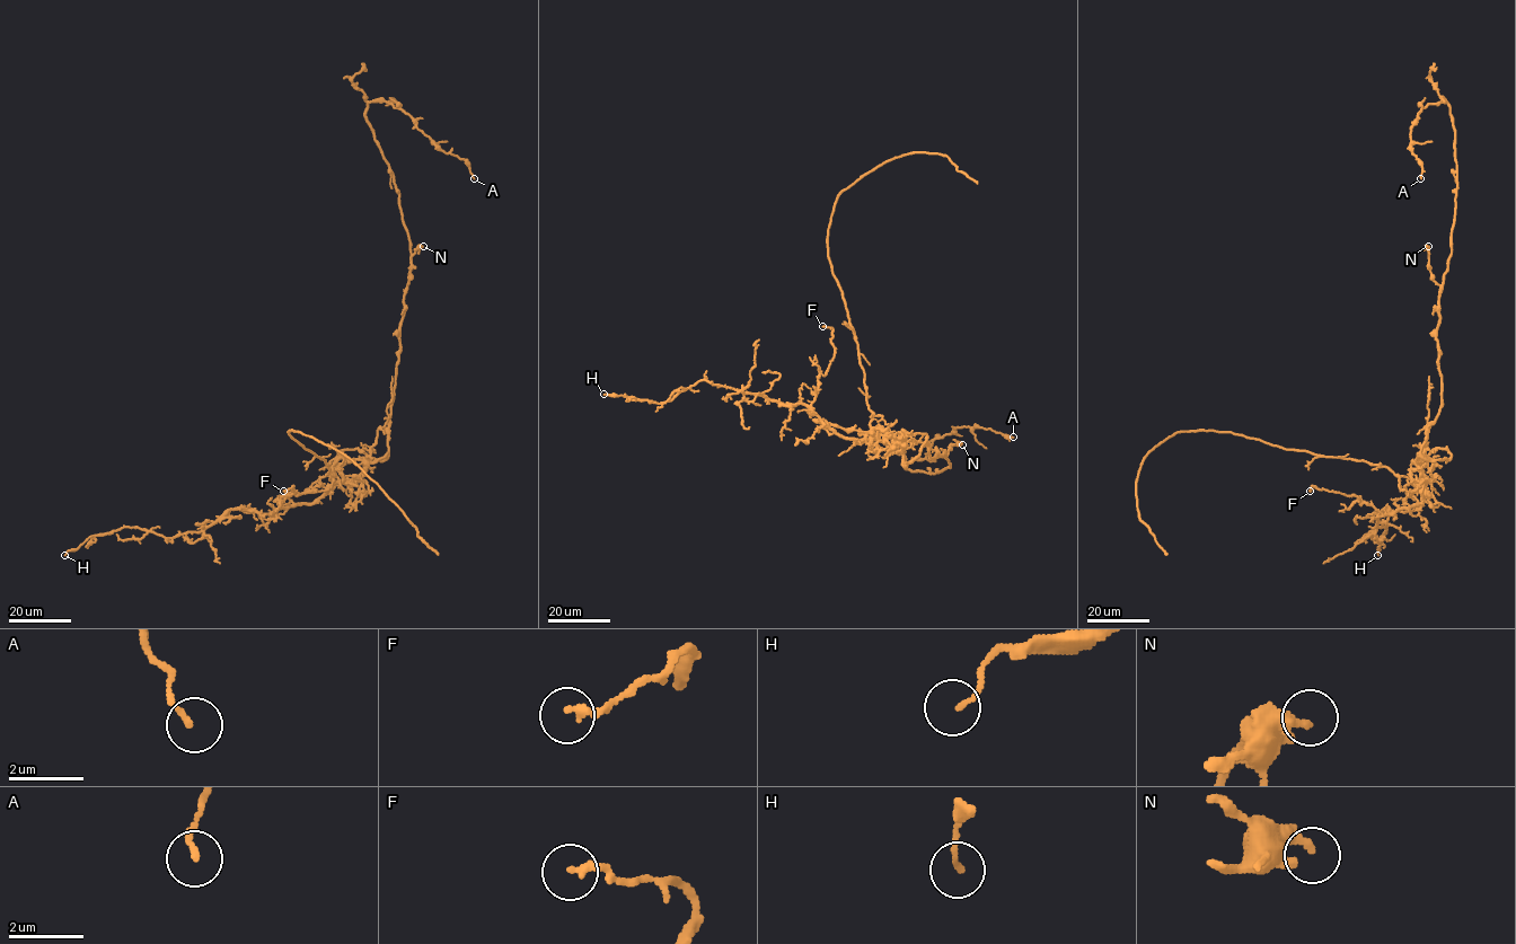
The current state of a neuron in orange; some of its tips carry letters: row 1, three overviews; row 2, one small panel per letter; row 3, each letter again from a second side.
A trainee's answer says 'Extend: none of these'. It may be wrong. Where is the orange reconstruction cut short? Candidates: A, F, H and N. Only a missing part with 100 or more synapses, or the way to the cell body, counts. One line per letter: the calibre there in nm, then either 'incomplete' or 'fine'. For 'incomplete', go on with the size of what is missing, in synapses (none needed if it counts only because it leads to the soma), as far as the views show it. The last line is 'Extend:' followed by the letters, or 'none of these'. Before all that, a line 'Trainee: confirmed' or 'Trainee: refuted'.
Trainee: confirmed
A: calibre 150 nm; fine
F: calibre 190 nm; fine
H: calibre 110 nm; fine
N: calibre 340 nm; fine
Extend: none of these

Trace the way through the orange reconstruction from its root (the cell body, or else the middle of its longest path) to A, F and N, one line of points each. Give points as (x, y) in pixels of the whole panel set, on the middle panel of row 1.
A: (924, 434), (930, 457), (943, 455), (950, 467), (907, 469), (958, 426), (1013, 437)
F: (924, 434), (889, 443), (872, 429), (854, 440), (822, 421), (811, 406), (834, 354), (833, 328), (822, 326)
N: (924, 434), (927, 437), (931, 457), (939, 452), (945, 457), (950, 444), (962, 444)

